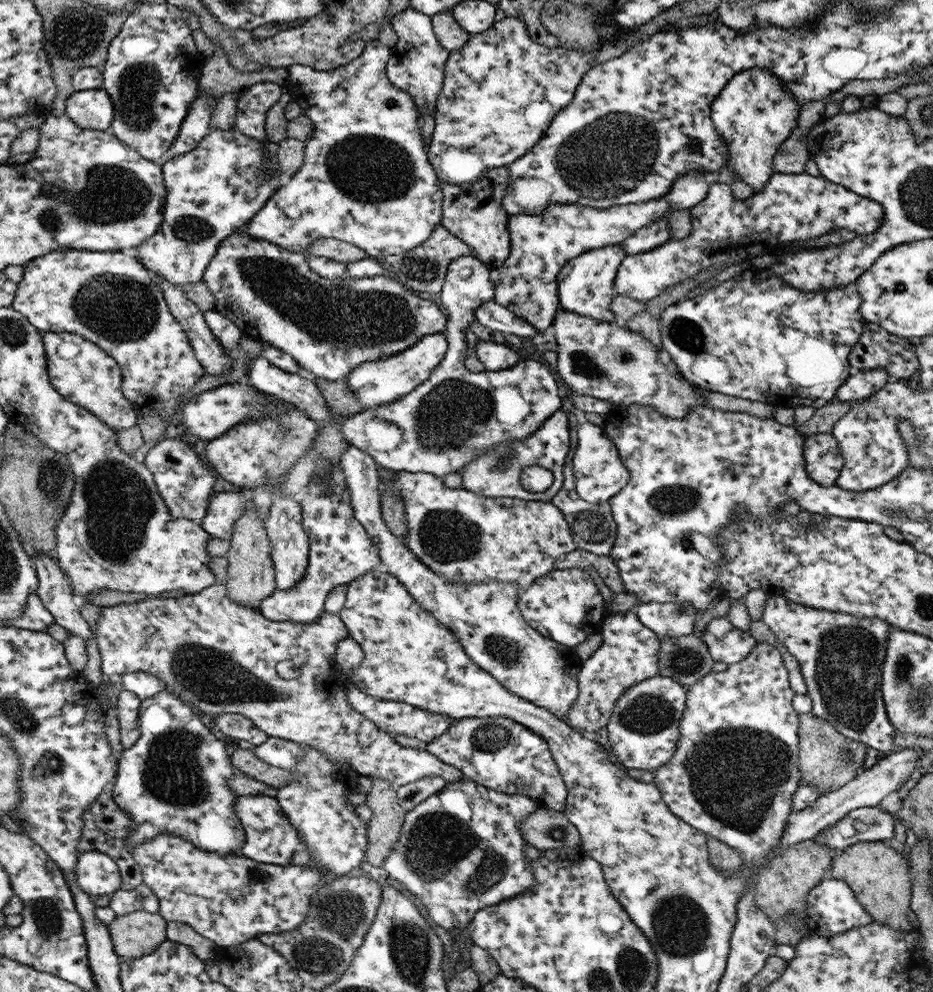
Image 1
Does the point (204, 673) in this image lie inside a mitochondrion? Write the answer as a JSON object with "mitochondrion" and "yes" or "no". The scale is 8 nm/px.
{"mitochondrion":"yes"}

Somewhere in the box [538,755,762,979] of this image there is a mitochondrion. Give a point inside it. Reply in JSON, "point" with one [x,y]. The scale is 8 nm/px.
{"point":[680,925]}

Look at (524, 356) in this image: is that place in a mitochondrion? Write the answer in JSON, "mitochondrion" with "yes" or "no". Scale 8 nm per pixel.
{"mitochondrion":"no"}

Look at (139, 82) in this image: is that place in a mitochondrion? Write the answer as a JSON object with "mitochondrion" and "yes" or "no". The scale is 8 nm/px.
{"mitochondrion":"yes"}

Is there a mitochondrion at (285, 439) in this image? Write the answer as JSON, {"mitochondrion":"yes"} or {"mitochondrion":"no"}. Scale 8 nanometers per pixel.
{"mitochondrion":"yes"}

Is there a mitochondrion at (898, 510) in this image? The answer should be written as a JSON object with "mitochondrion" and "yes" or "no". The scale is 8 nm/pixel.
{"mitochondrion":"yes"}

